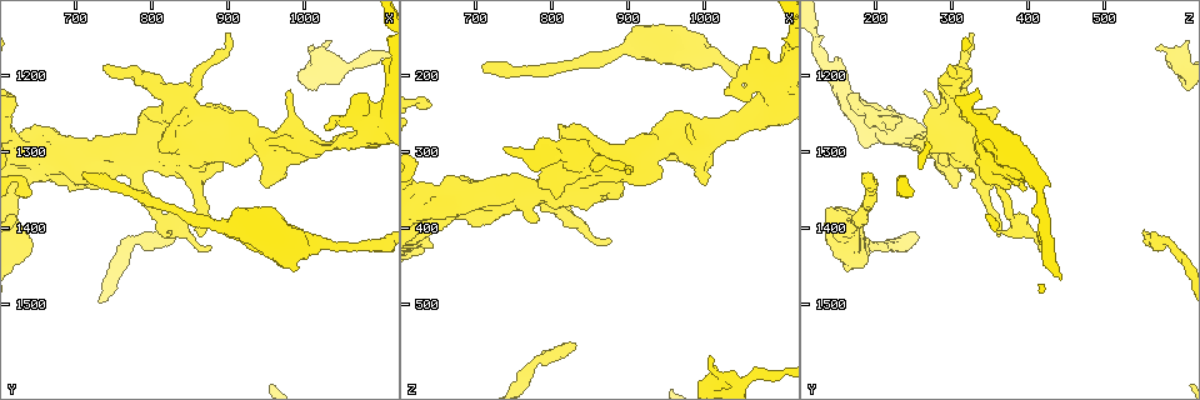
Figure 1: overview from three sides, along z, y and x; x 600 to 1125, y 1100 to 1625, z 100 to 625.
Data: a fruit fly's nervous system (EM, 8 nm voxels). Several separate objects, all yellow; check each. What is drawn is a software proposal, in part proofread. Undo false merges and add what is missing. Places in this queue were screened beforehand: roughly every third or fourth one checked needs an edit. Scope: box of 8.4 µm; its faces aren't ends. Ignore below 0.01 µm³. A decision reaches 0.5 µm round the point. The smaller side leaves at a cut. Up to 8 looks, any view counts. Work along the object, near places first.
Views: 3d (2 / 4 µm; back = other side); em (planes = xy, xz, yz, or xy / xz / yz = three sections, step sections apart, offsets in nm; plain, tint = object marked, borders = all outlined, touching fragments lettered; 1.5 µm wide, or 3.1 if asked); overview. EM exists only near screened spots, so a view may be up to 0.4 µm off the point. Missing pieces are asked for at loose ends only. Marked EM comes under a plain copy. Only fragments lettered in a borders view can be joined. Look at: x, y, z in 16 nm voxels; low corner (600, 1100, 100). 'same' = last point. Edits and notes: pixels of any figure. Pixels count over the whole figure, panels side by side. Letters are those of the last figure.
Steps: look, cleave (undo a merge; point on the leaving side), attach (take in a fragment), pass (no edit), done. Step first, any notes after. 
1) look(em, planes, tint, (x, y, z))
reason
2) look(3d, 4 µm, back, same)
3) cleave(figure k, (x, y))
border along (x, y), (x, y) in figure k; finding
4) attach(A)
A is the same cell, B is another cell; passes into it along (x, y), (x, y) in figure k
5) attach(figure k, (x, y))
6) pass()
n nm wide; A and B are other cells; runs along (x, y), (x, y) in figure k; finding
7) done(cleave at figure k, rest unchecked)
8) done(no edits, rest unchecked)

look(em, planes, borders, (1010, 1165, 570))
an open end

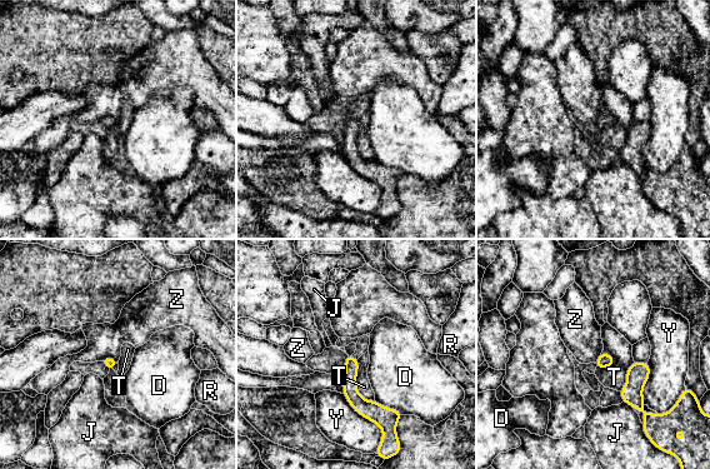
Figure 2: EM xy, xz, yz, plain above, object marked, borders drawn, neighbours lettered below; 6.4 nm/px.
pass()
D, J, R, T, Y and Z are other cells; runs along (349, 358), (350, 393), (385, 428) in figure 2; none of them fits

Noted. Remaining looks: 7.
look(3d, 4 µm, (740, 1190, 295))
branch stops here

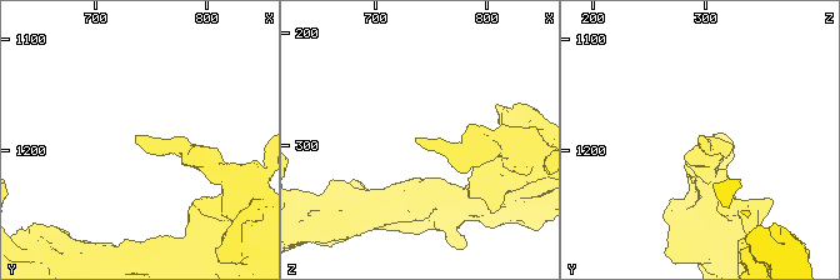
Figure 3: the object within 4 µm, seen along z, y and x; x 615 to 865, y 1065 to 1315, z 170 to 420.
look(em, planes, borders, (736, 1190, 294))
now the EM

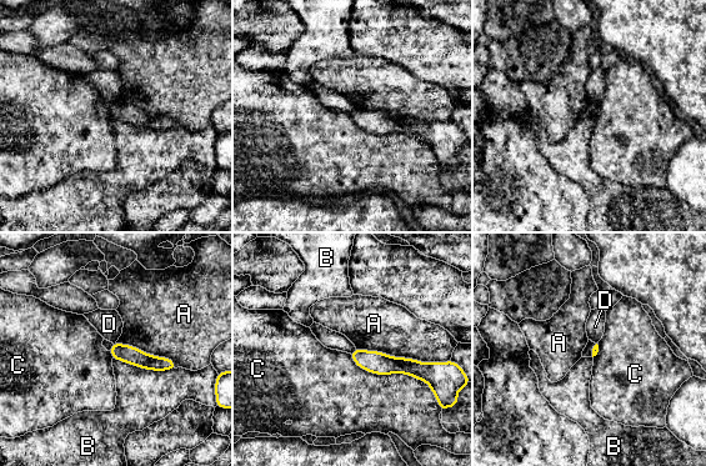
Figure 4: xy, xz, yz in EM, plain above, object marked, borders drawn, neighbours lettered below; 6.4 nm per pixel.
pass()
A, B, C and D are other cells; border along (349, 354), (371, 372), (422, 381) in figure 4; no lettered fragment goes on from it

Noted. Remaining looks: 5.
look(em, planes, borders, (710, 1330, 190))
long arm stops here

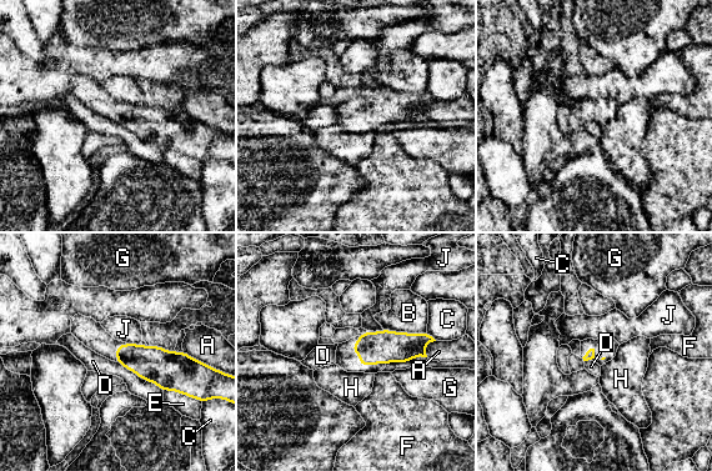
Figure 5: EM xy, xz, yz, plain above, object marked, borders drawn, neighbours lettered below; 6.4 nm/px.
attach(D)
D is the same cell, A, B, C, E, F, G, H and J are other cells; passes into it along (590, 354), (587, 360), (591, 366) in figure 5; the neuron continues

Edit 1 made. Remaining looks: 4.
done(attach at figure 5, rest unchecked)

